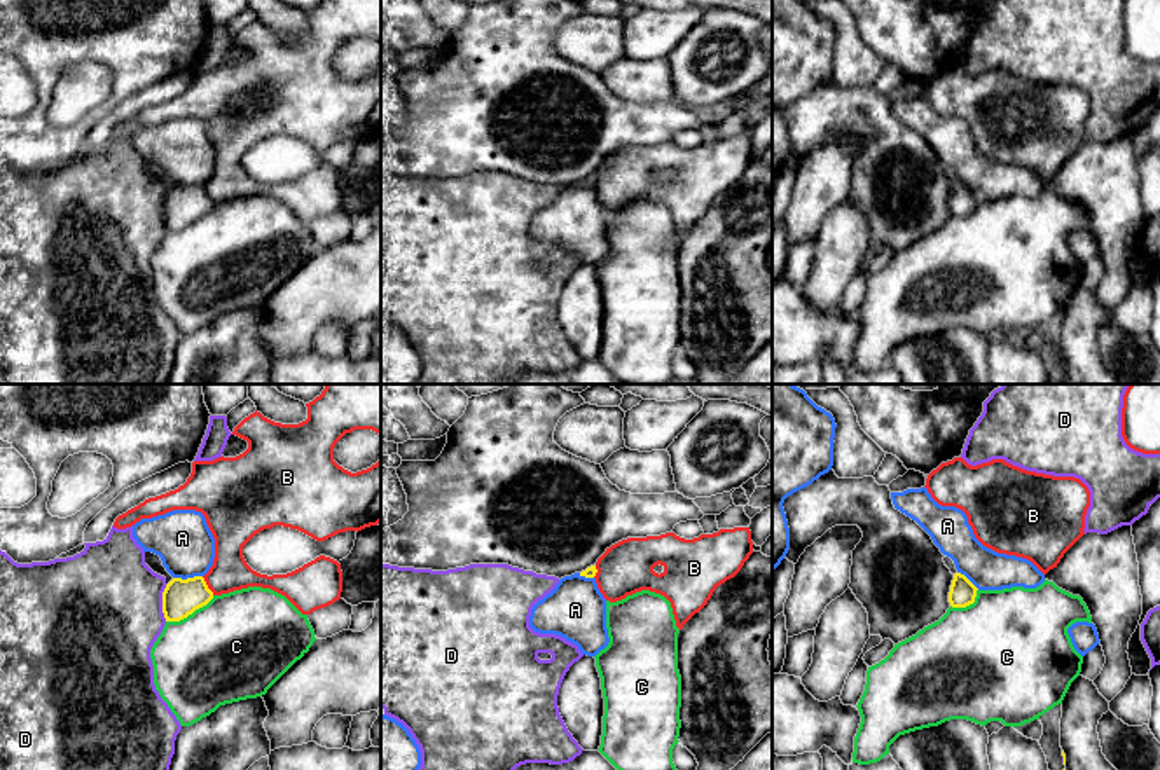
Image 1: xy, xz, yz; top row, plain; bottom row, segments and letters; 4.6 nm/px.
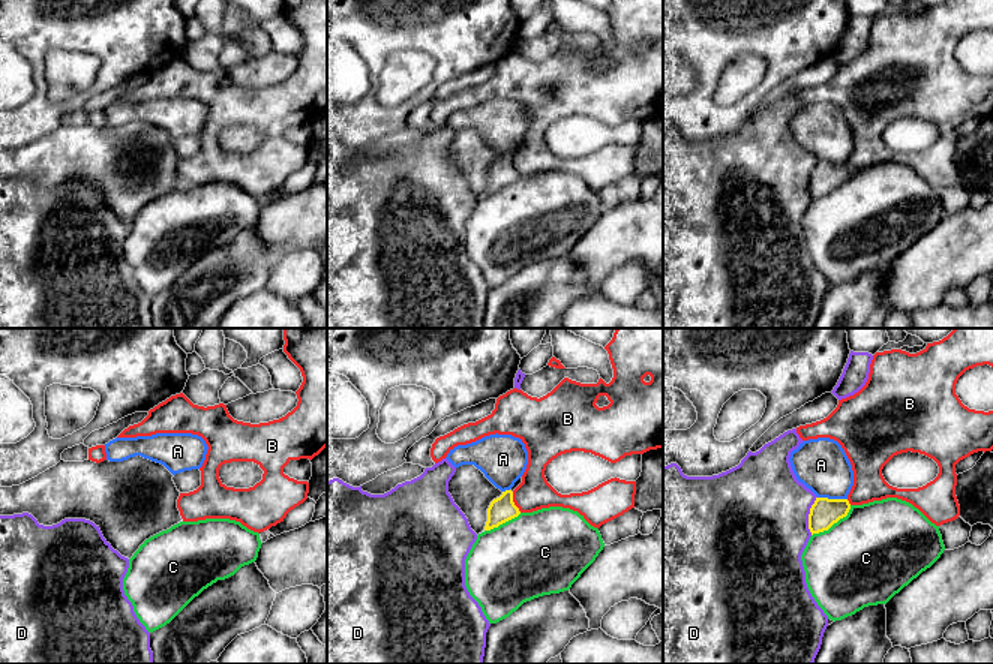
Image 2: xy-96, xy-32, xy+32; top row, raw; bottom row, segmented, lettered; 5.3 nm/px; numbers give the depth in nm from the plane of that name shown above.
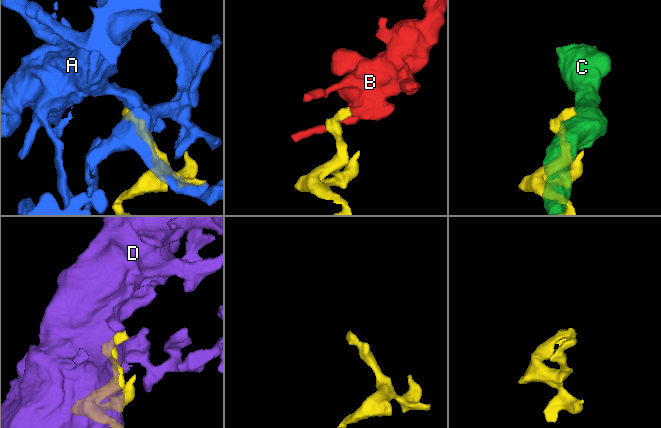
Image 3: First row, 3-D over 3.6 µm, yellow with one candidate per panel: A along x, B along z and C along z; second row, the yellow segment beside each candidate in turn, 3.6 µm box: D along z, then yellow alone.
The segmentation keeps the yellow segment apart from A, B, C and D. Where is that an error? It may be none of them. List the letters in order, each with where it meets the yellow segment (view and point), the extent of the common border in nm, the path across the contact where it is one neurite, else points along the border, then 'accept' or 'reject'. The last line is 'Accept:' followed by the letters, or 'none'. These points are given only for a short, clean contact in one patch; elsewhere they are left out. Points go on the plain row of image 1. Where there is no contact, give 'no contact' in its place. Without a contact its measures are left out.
A: contact xy (187, 187); length 140 nm; reject
B: contact xy (207, 194); length 110 nm; border xy (201, 185), (214, 203); reject
C: contact xy (189, 222); length 260 nm; reject
D: contact xy (163, 212); length 170 nm; reject
Accept: none

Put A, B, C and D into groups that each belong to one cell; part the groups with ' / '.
A / B / C / D

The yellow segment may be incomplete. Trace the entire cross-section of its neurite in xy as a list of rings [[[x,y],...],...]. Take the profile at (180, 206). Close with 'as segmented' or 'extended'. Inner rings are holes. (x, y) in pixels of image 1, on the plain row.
[[[203,185],[173,187],[162,201],[162,222],[166,230],[180,230],[213,208]]]; as segmented

